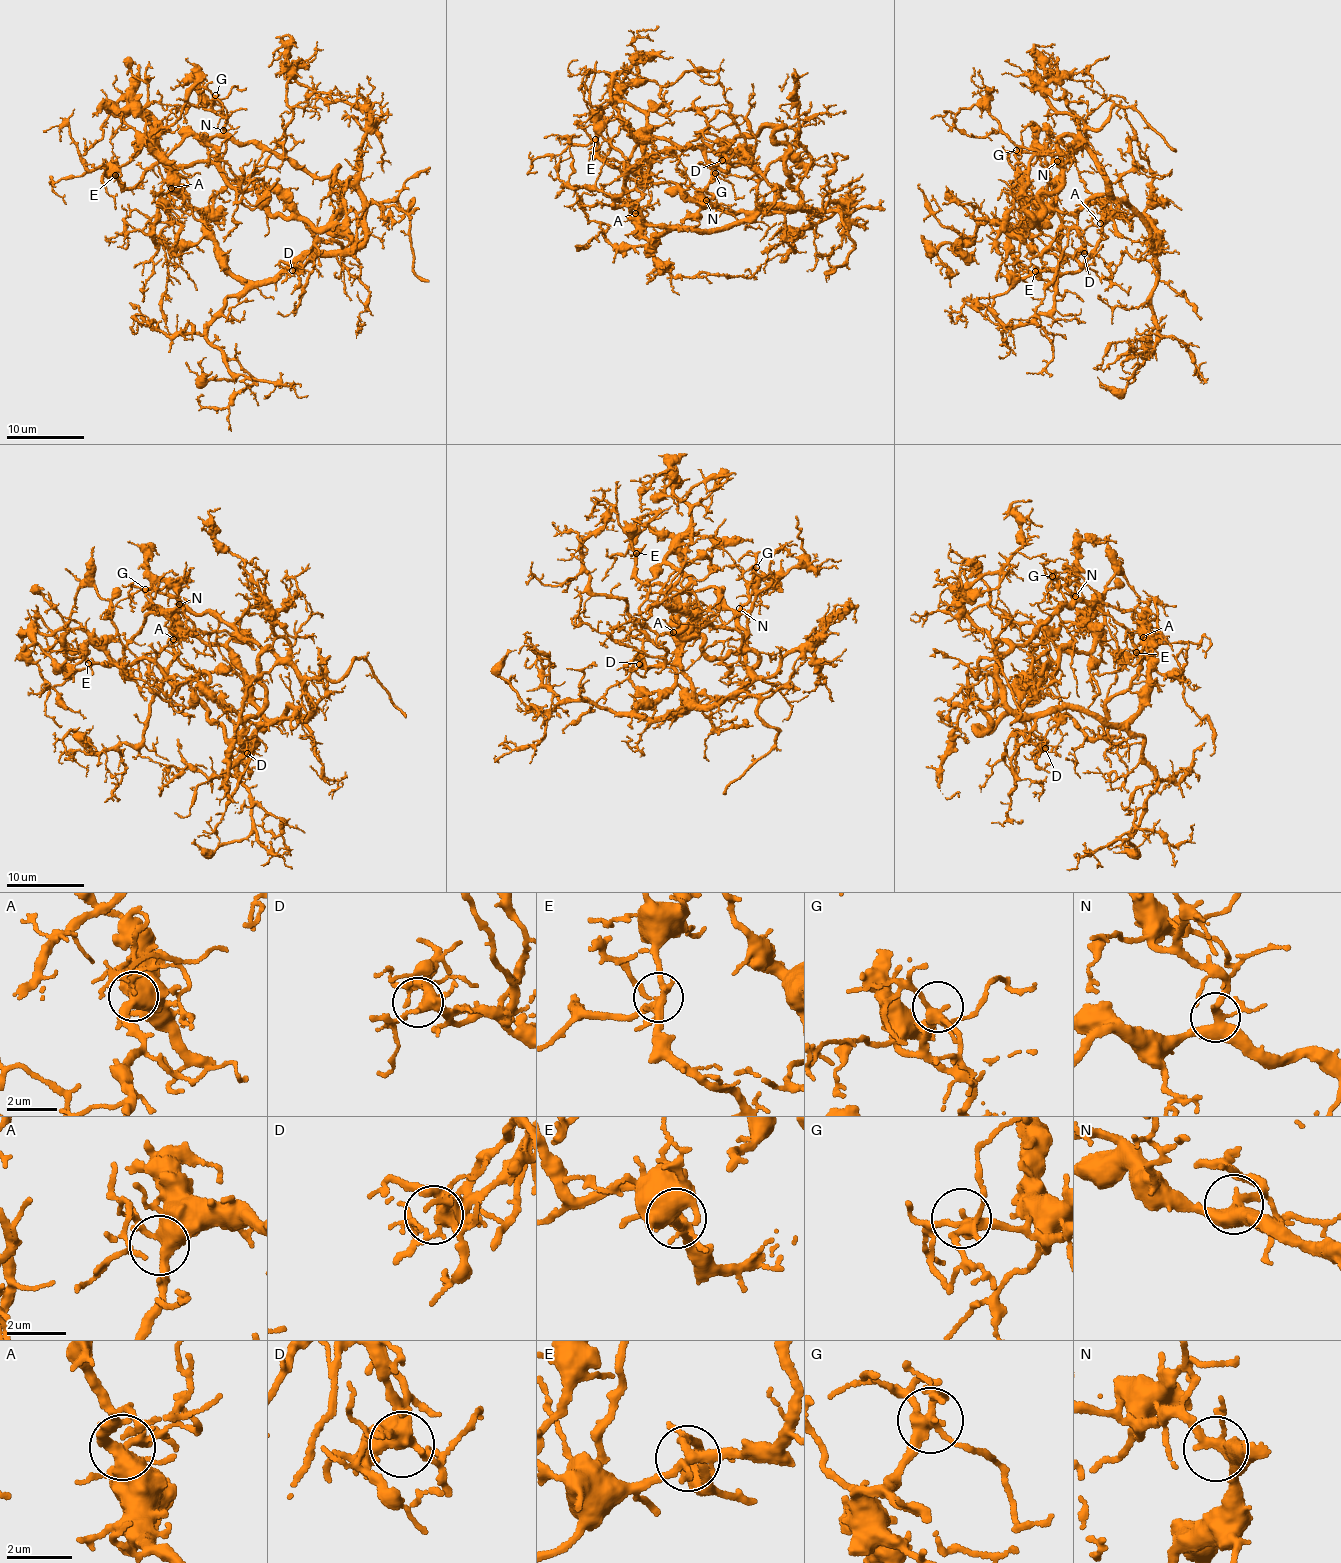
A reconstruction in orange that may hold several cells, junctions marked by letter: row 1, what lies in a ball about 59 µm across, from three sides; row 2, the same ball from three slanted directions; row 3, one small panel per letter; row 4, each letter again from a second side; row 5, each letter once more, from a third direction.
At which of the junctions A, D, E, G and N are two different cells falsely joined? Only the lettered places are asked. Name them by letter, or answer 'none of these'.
none of these

